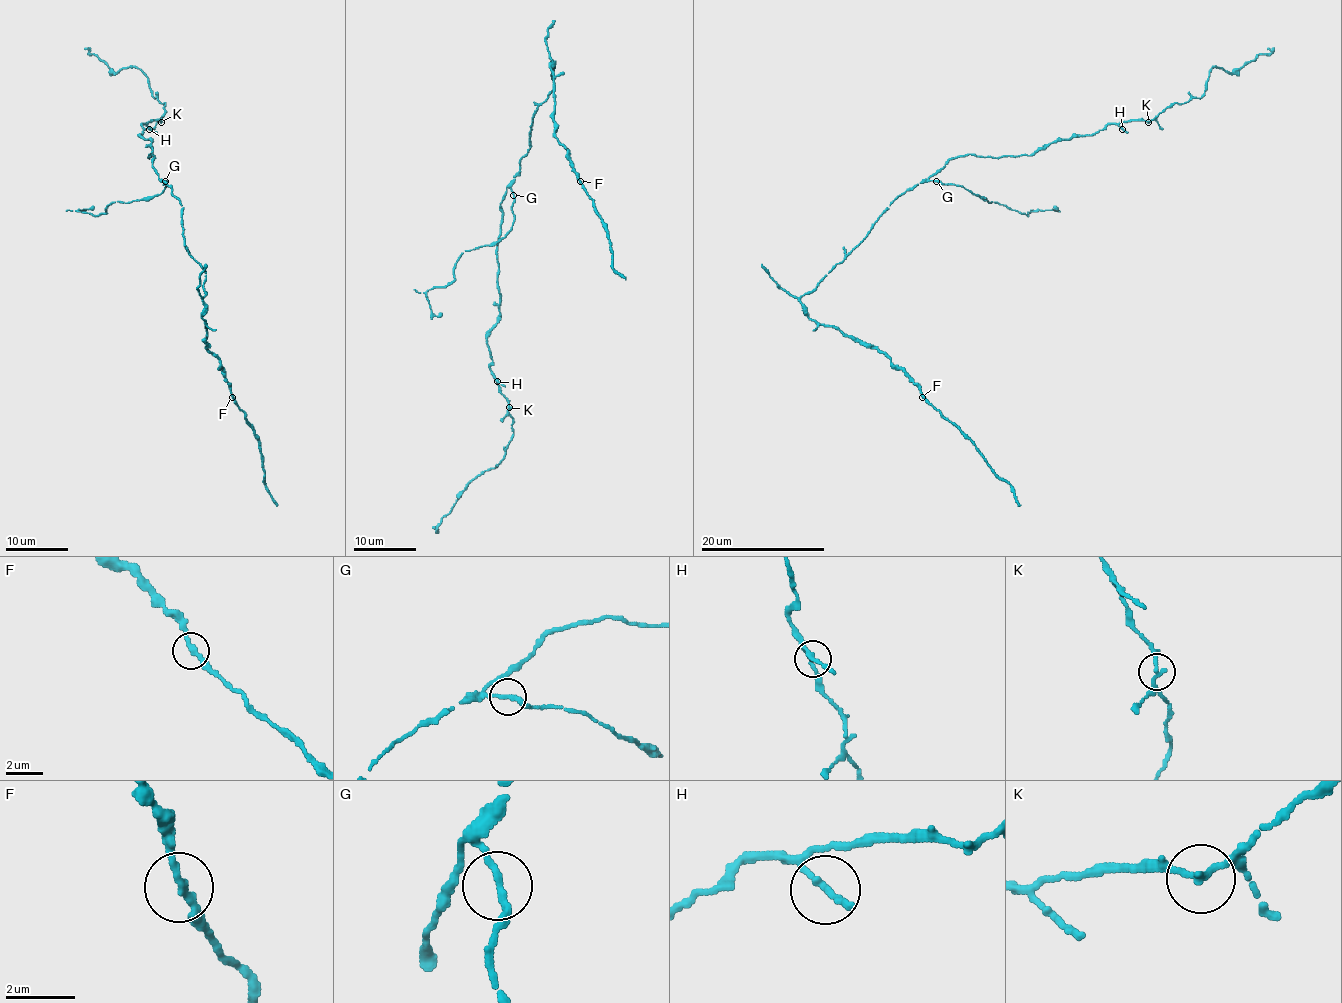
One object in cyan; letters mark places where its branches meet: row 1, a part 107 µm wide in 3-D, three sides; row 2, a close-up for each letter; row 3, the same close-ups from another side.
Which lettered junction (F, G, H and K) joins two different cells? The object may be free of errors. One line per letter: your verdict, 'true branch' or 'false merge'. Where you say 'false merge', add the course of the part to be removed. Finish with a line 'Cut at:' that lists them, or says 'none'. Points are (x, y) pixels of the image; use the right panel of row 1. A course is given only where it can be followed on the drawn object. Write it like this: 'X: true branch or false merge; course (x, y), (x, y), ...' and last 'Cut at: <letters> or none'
F: true branch
G: true branch
H: true branch
K: true branch
Cut at: none

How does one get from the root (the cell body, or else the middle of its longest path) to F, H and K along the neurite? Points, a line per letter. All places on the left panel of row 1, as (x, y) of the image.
F: (171, 193), (182, 205), (184, 244), (205, 272), (202, 317), (205, 320), (207, 348), (219, 361), (232, 397)
H: (171, 193), (152, 165), (152, 154), (149, 157), (151, 140), (138, 135), (145, 129), (143, 123), (149, 129)
K: (171, 193), (152, 165), (152, 154), (149, 157), (151, 140), (138, 135), (145, 129), (143, 123), (160, 122)

